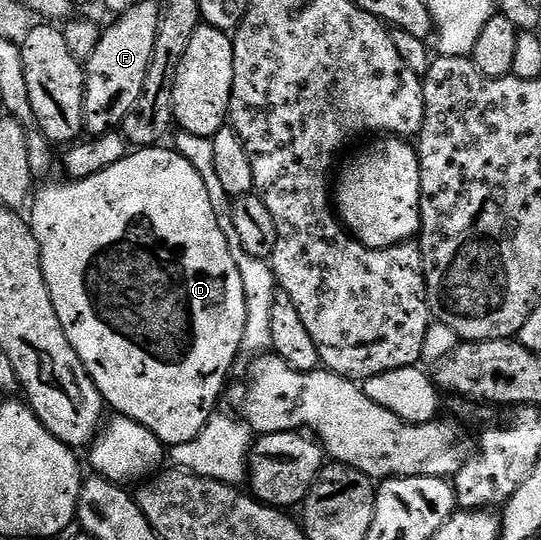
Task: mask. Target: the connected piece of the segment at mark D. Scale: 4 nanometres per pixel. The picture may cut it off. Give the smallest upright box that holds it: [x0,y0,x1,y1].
[28,144,248,448]

